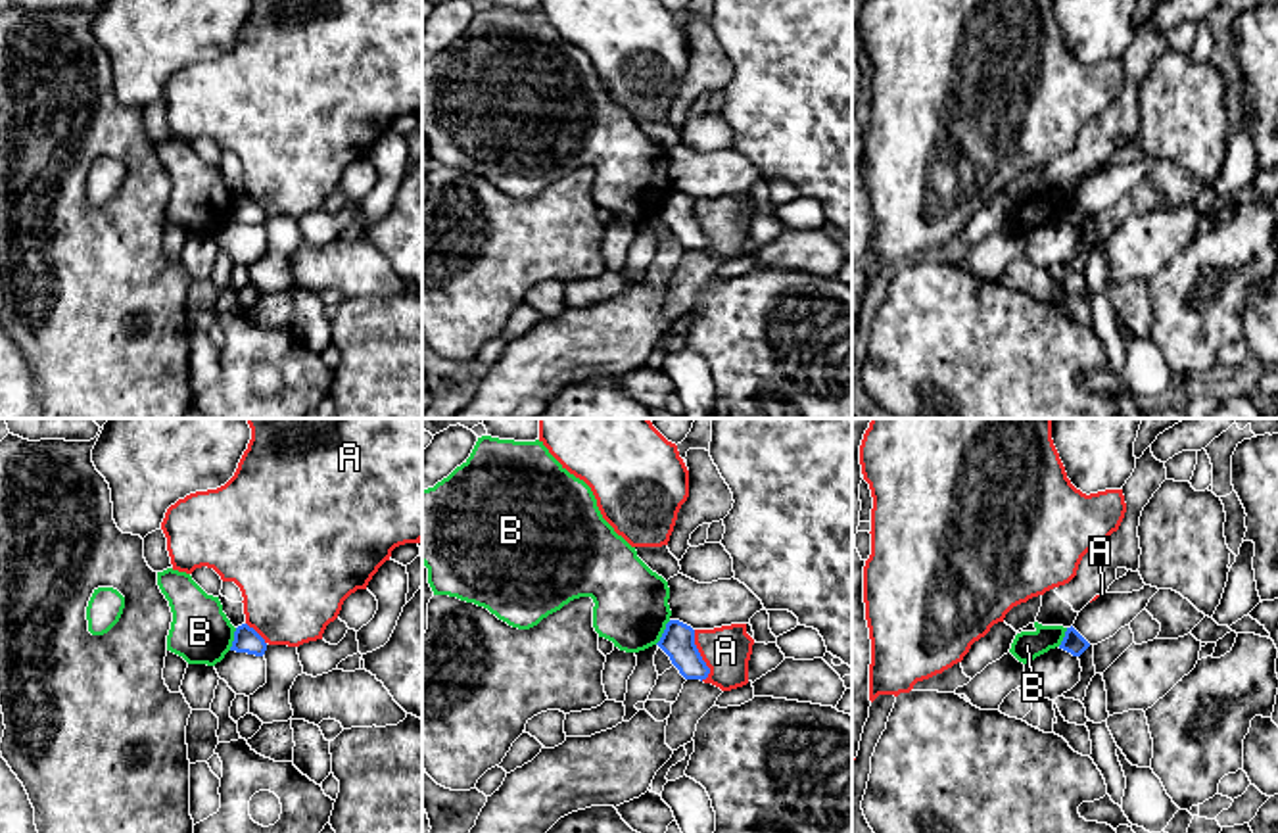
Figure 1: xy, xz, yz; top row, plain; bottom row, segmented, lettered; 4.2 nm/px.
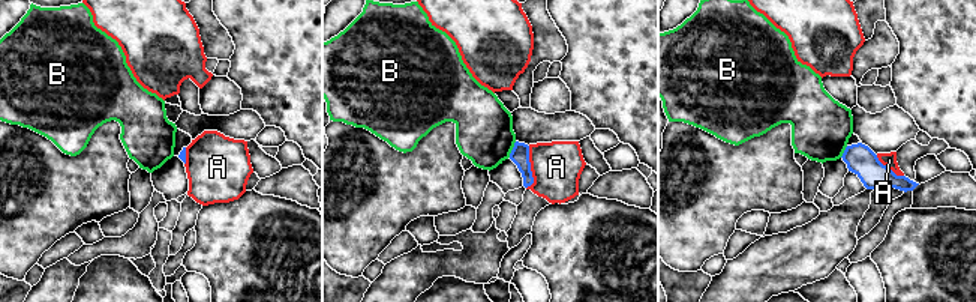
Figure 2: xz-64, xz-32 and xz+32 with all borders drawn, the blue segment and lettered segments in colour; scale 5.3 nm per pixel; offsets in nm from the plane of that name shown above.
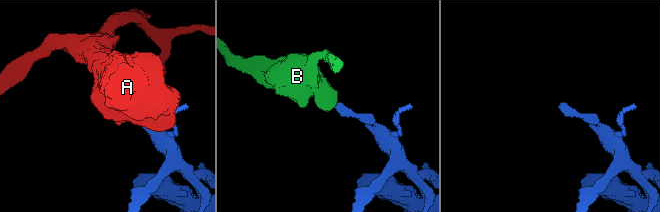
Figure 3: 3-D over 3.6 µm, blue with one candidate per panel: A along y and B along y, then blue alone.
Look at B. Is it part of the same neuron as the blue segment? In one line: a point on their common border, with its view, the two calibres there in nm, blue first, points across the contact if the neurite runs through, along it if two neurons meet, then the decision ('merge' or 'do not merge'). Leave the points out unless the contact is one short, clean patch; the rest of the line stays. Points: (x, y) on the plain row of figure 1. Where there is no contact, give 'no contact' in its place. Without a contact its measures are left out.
contact xz (664, 202); calibres 140 and 300 nm; border xz (670, 190), (655, 214); do not merge

